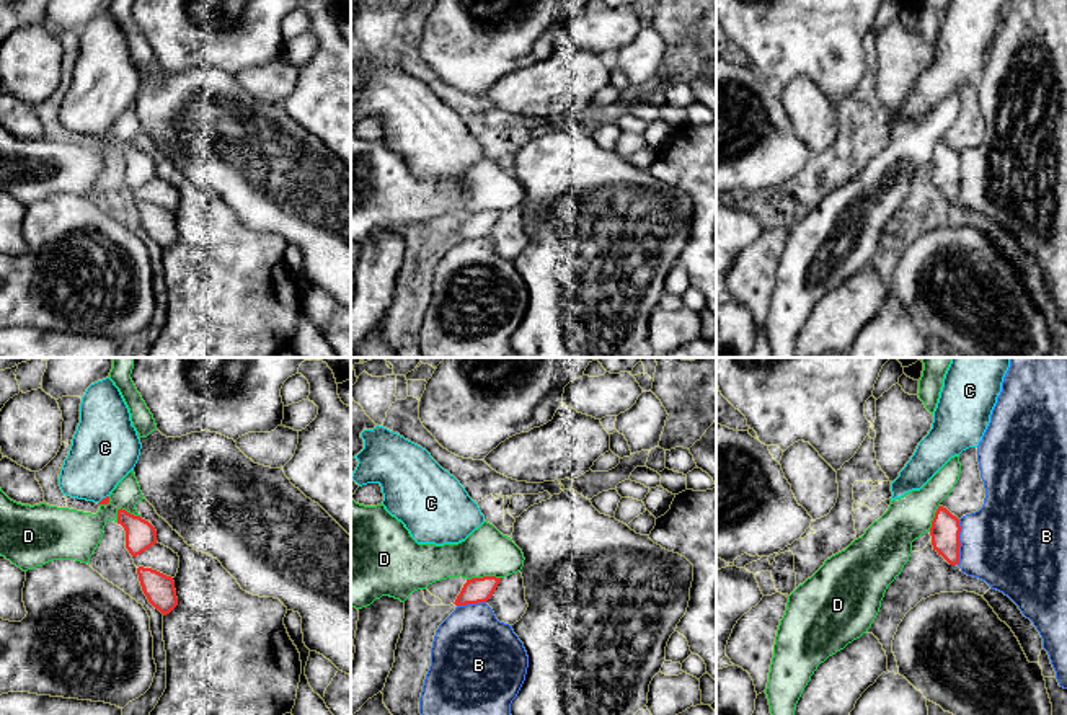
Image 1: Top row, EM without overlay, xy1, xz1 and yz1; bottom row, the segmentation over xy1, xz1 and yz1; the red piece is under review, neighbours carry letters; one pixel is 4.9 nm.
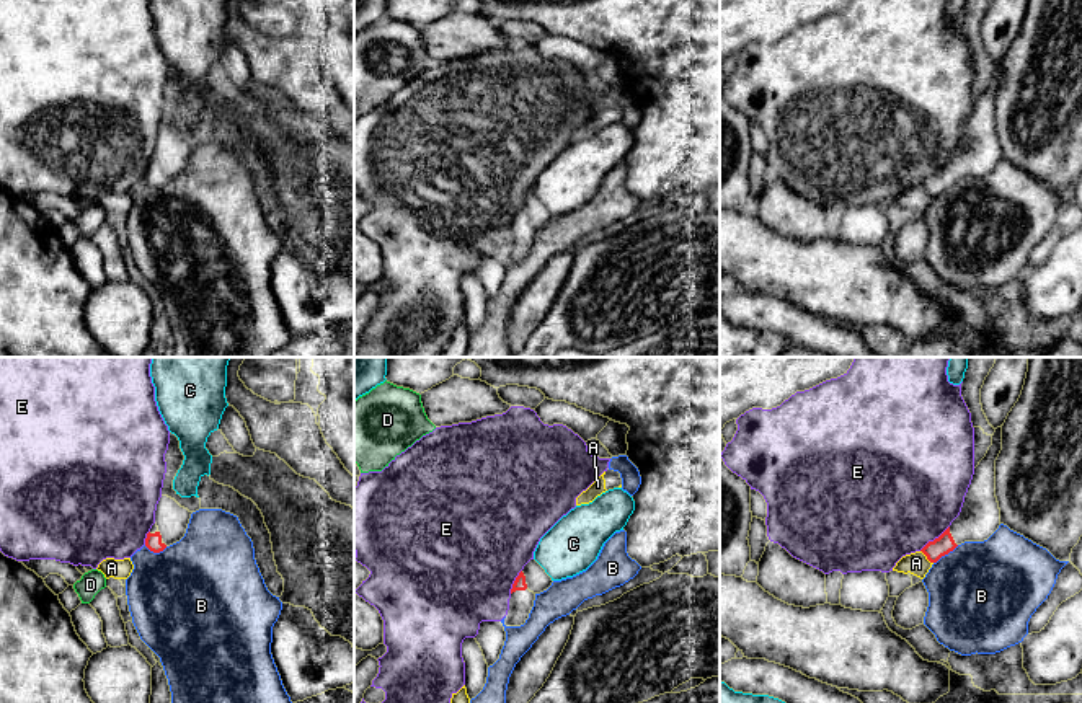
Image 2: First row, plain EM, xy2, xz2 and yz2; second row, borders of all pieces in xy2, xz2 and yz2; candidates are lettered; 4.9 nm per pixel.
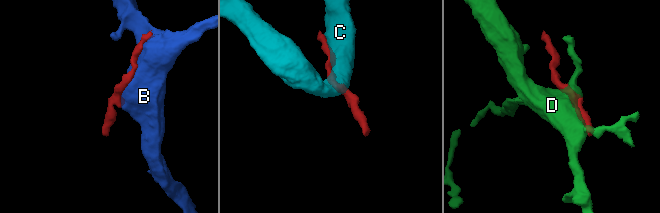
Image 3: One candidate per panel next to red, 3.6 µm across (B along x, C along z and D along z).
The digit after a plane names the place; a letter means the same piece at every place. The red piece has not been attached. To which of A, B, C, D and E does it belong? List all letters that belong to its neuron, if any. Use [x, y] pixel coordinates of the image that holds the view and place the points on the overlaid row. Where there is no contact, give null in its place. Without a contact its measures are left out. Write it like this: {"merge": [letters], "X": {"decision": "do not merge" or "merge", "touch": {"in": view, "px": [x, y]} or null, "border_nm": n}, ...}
{"merge": [], "A": {"decision": "do not merge", "touch": {"in": "yz2", "px": [926, 555]}, "border_nm": 90}, "B": {"decision": "do not merge", "touch": {"in": "yz1", "px": [960, 542]}, "border_nm": 220}, "C": {"decision": "do not merge", "touch": {"in": "xy1", "px": [103, 498]}, "border_nm": 70}, "D": {"decision": "do not merge", "touch": {"in": "xy1", "px": [126, 511]}, "border_nm": 120}, "E": {"decision": "do not merge", "touch": {"in": "yz2", "px": [935, 539]}, "border_nm": 200}}

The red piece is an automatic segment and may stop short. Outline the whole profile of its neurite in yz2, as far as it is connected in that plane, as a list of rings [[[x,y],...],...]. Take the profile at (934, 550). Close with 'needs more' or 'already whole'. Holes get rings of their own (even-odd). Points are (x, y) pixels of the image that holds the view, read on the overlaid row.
[[[1002,426],[992,436],[992,445],[974,468],[974,475],[960,515],[933,542],[920,551],[930,563],[953,551],[964,542],[984,542],[1000,525],[1000,509],[996,497],[996,460],[1002,450]]]; needs more

